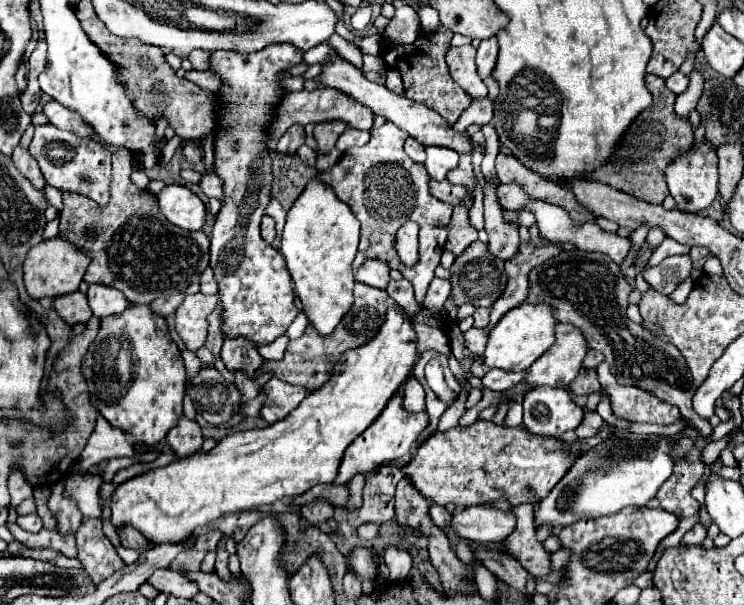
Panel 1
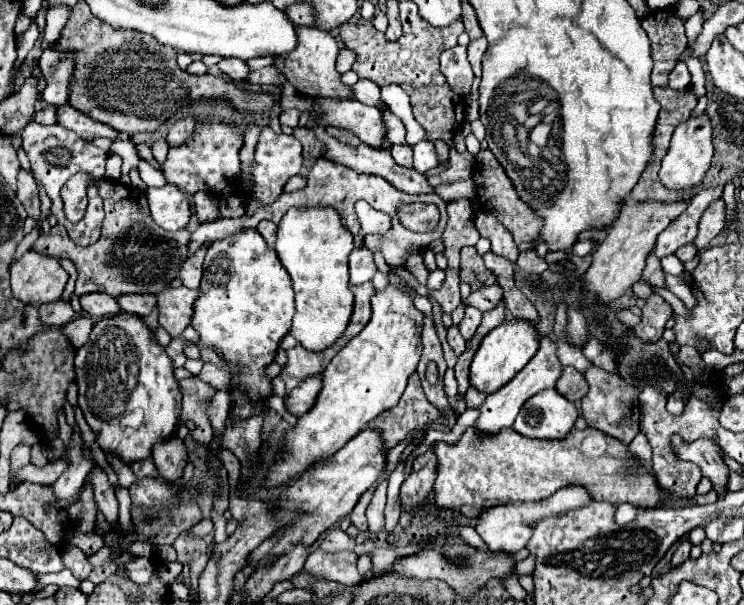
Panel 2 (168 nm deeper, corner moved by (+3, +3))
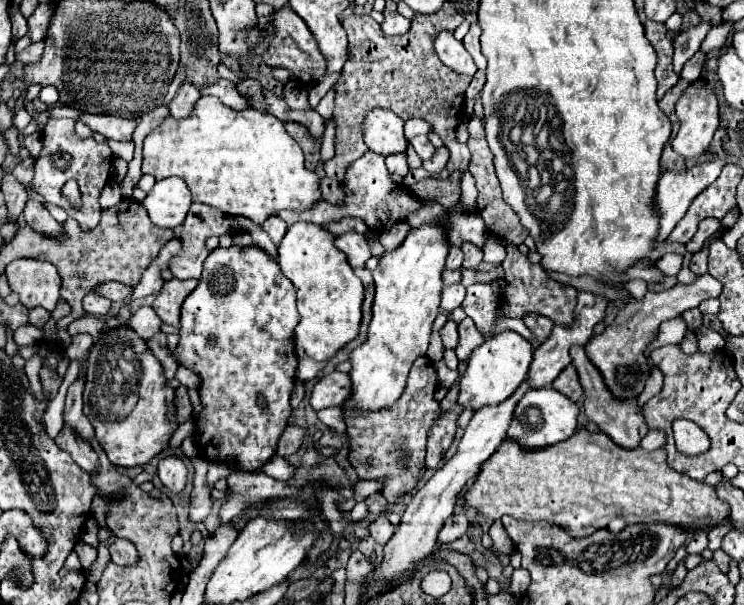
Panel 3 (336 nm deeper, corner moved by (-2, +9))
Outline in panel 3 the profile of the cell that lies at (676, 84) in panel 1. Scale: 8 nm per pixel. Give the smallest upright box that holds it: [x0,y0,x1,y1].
[681,52,707,82]

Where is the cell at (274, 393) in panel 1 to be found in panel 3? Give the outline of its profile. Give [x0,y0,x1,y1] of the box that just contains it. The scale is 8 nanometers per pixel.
[311,372,351,410]

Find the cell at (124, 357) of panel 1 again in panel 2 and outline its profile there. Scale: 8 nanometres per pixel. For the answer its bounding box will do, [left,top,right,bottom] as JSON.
[74,312,188,484]

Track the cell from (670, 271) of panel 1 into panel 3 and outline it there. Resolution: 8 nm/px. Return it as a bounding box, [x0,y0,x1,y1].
[659,254,683,276]

